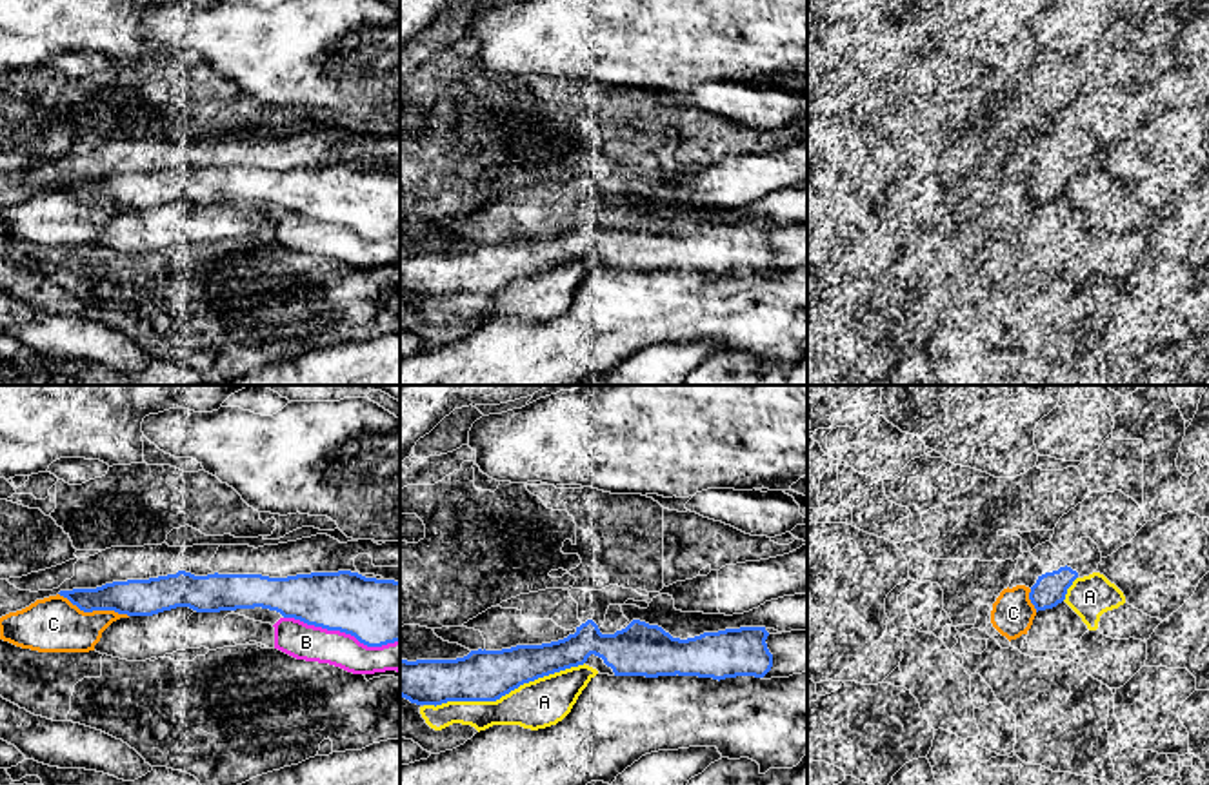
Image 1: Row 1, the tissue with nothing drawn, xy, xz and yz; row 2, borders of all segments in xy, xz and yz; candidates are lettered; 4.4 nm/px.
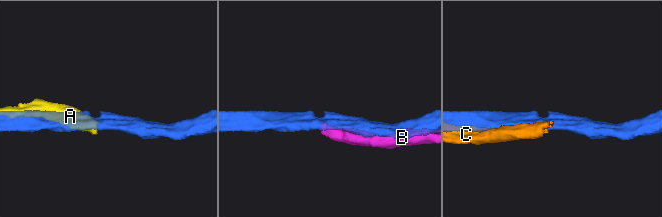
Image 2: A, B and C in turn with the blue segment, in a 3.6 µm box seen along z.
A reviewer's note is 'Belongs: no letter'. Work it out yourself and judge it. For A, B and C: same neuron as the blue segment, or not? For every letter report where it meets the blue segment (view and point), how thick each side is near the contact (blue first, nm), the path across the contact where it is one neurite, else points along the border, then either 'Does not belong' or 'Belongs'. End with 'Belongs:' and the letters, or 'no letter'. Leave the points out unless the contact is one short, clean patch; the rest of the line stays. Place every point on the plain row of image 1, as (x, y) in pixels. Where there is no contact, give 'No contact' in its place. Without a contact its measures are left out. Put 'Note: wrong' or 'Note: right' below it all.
A: Touches blue at xz (504, 288). Thickness 220 nm (blue) against 220 nm. Does not belong
B: Touches blue at xy (342, 224). Thickness 280 nm (blue) against 160 nm. Does not belong
C: Touches blue at xy (93, 202). Thickness 160 nm (blue) against 240 nm. Does not belong
Belongs: no letter
Note: right

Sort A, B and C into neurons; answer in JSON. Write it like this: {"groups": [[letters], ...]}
{"groups": [["A", "B"], ["C"]]}

